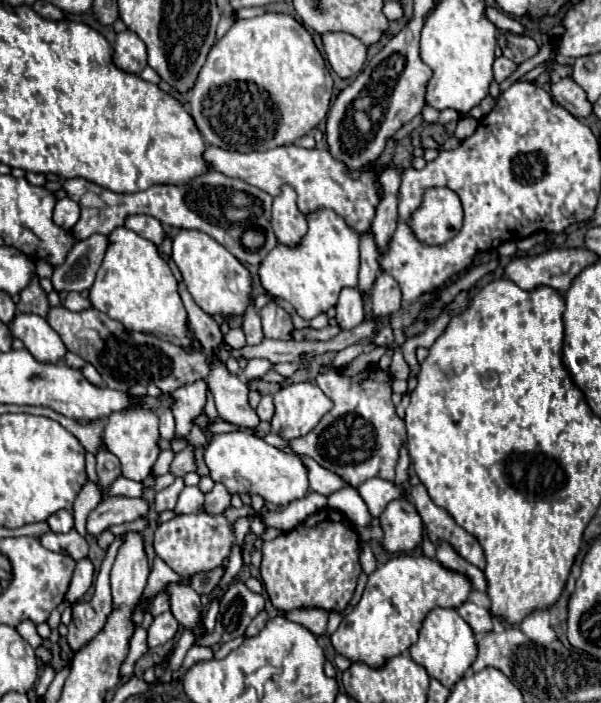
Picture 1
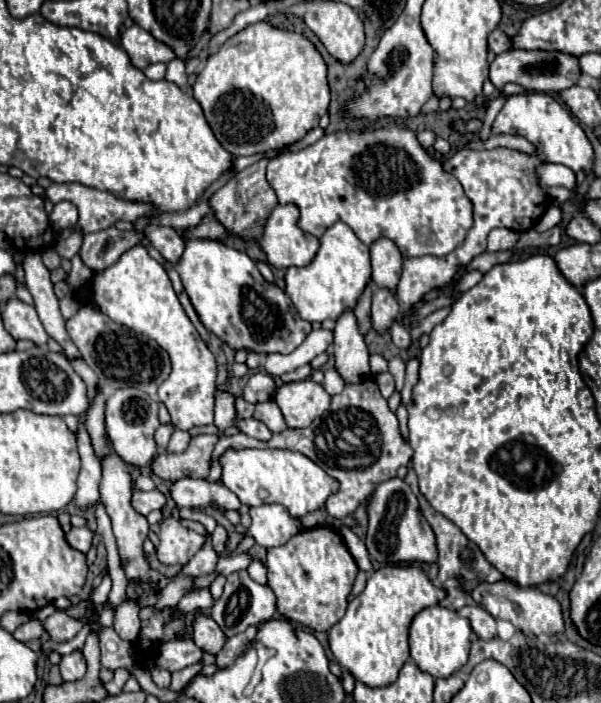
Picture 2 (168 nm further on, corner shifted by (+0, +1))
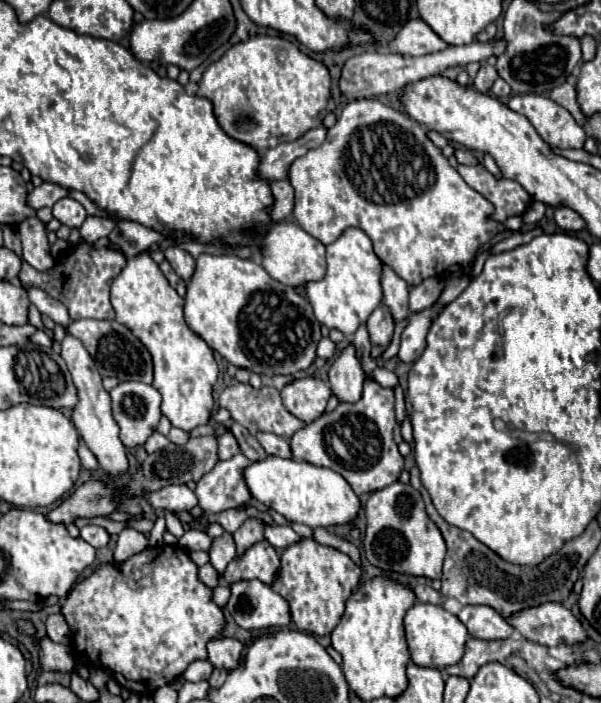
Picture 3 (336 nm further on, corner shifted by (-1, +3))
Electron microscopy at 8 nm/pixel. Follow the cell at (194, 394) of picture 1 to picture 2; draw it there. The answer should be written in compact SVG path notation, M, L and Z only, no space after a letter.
M134 247L126 251L112 267L94 273L92 291L100 311L104 311L112 321L148 335L168 353L172 371L158 387L158 399L166 405L172 425L182 431L210 425L214 421L214 393L218 375L216 357L184 313L164 267L152 259L144 247Z

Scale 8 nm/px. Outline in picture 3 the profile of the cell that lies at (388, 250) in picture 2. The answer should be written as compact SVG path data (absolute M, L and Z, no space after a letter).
M383 265L381 287L383 287L383 303L391 309L393 319L395 321L405 319L409 315L409 309L407 309L409 285L389 265Z

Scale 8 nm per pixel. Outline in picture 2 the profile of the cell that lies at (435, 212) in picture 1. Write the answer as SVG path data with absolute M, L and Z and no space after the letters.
M386 123L372 131L336 131L324 135L314 145L298 153L286 153L270 161L268 183L274 187L280 205L296 205L300 211L300 227L316 237L324 235L336 221L352 227L358 239L366 245L386 237L396 243L404 259L410 257L444 257L452 253L472 227L472 201L464 195L460 181L444 171L442 163L432 159L418 143L416 133L398 123Z

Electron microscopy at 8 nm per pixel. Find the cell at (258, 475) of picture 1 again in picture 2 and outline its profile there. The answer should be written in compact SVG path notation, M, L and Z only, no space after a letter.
M228 449L222 457L222 483L250 507L284 505L290 517L300 519L312 511L324 509L326 499L338 491L336 479L302 453L282 449Z

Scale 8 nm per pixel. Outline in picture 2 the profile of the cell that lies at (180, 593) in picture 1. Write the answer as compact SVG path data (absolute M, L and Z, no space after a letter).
M198 615L196 621L194 621L194 635L192 635L194 643L206 651L206 653L212 653L216 655L222 645L226 643L226 635L224 631L220 631L220 627L216 625L216 621L212 621L210 617L206 615Z

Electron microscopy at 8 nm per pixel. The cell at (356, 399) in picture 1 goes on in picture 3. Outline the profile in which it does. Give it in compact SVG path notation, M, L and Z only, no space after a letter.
M367 379L357 403L339 403L335 411L323 413L323 417L293 433L289 439L293 459L333 469L353 487L357 495L367 495L395 483L405 459L393 441L393 427L397 423L393 401L393 389L383 389L379 383Z

